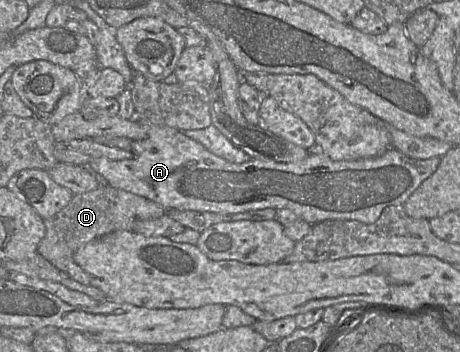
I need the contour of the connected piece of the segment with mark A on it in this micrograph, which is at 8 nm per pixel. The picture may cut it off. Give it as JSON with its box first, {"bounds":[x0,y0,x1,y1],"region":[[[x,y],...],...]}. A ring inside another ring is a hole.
{"bounds":[89,122,442,225],"region":[[[148,122],[139,123],[147,127],[147,136],[132,142],[133,158],[111,160],[101,157],[91,161],[89,165],[103,176],[110,186],[145,197],[166,210],[233,215],[266,208],[289,209],[299,219],[311,225],[326,220],[357,220],[364,224],[372,224],[378,220],[387,206],[403,205],[422,182],[436,171],[442,158],[434,156],[425,160],[414,159],[390,148],[372,158],[334,161],[316,148],[309,151],[305,159],[296,163],[278,163],[251,158],[247,162],[234,164],[214,155],[202,144],[175,128]]]}

